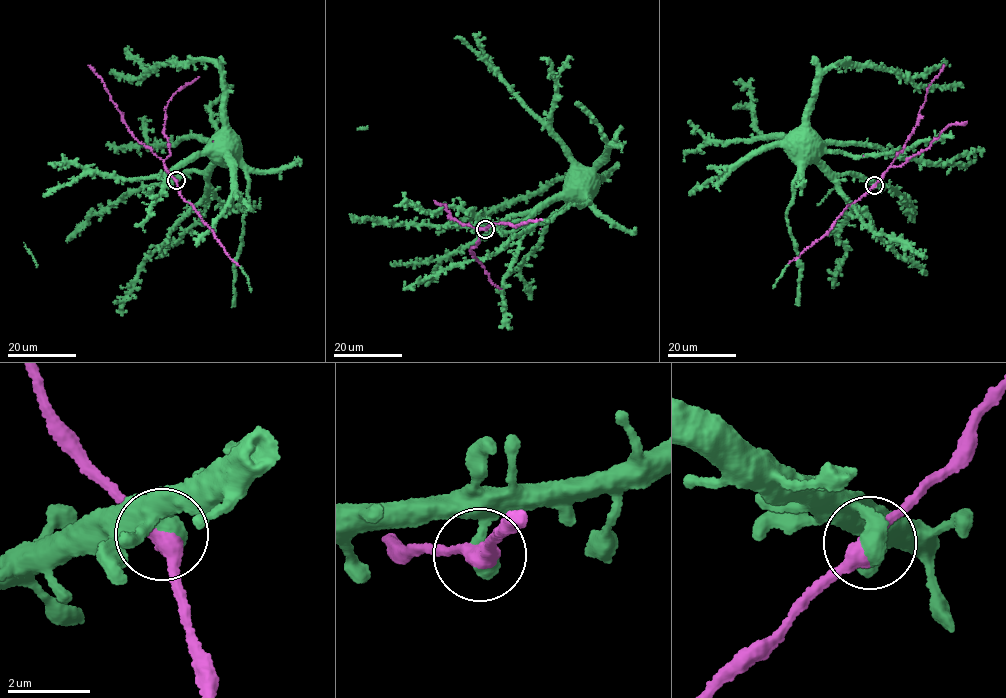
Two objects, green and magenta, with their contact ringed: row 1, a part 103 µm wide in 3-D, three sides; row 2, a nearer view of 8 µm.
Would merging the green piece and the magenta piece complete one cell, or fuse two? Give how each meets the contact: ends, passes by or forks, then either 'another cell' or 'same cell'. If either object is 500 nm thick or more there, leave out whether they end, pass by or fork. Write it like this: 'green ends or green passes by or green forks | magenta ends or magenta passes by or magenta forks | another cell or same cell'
same cell

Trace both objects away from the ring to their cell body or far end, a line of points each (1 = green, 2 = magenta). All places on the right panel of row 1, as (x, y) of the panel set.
1: (874, 185), (852, 174), (838, 175), (810, 157), (793, 138)
2: (875, 185), (902, 151), (917, 124), (928, 87), (944, 65)

